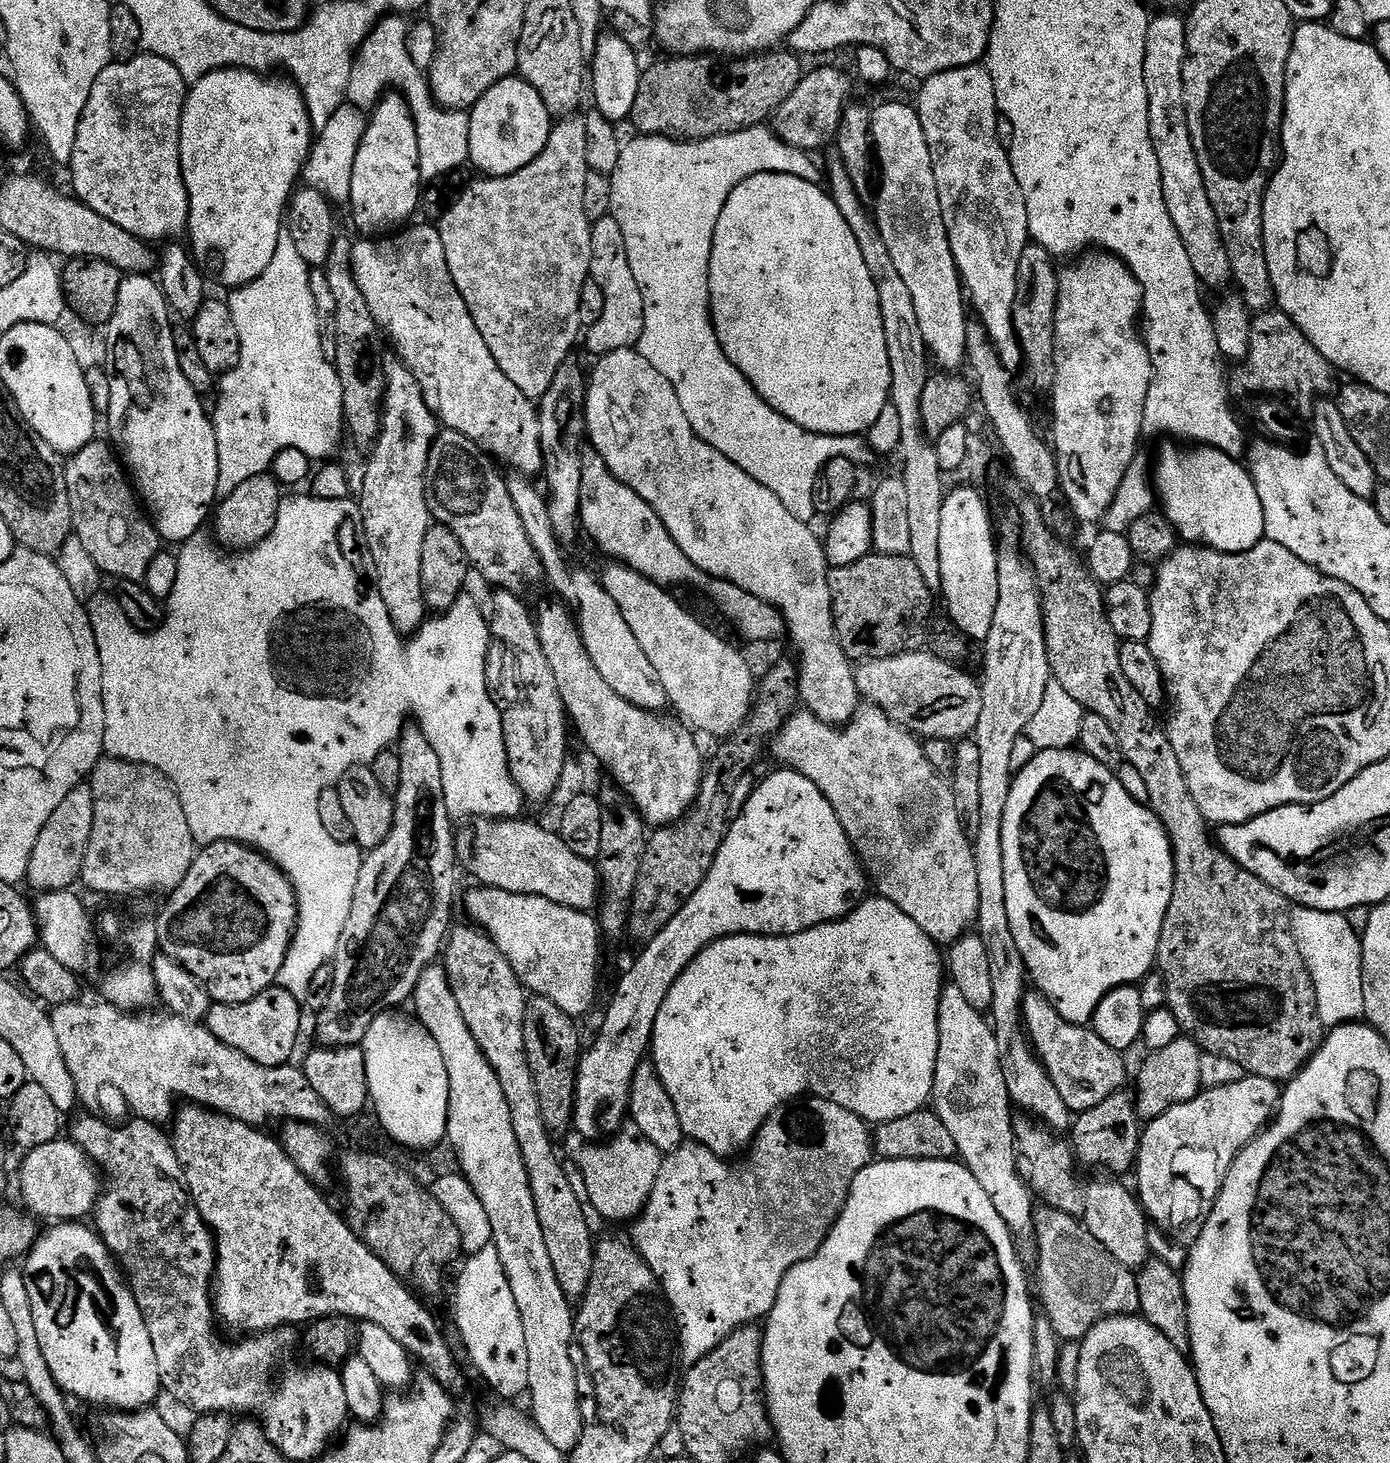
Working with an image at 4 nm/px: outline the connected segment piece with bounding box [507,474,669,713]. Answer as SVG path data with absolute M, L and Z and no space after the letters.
M516 474L507 481L508 494L512 500L512 508L516 516L522 520L522 528L526 530L526 538L530 538L530 546L540 559L543 579L552 583L552 588L557 592L559 599L563 601L569 612L572 613L580 637L584 643L586 654L590 662L594 662L594 670L602 676L606 686L618 694L626 702L638 706L646 712L659 713L669 707L668 695L662 690L658 682L658 674L654 666L650 666L650 658L638 646L638 638L634 638L630 626L626 626L626 618L622 618L622 612L618 606L614 606L614 600L610 594L599 584L595 575L583 572L580 568L571 568L564 557L565 549L555 538L551 529L550 516L547 513L548 502L543 491L536 492L535 483L529 482Z

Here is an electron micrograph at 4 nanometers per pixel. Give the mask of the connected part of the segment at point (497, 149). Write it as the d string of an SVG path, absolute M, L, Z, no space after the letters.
M522 78L500 80L493 88L486 90L486 94L482 94L480 101L473 104L470 109L468 117L468 159L471 167L476 167L480 171L477 173L488 178L514 174L518 170L530 166L530 162L534 162L534 158L538 158L538 154L542 154L553 127L554 117L551 112L546 110L542 98L538 94L538 90L534 90L534 86L530 86Z

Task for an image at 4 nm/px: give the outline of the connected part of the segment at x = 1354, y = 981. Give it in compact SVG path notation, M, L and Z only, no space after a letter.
M1293 907L1290 912L1290 927L1296 949L1310 973L1310 992L1314 997L1314 1011L1321 1025L1339 1026L1359 1021L1364 1015L1362 990L1358 979L1358 961L1360 959L1360 942L1358 932L1352 929L1349 917L1342 912L1323 912L1313 908Z

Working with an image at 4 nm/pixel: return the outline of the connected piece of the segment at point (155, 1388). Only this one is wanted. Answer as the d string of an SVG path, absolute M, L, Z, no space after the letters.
M60 1222L48 1233L37 1239L35 1246L22 1260L22 1271L26 1282L26 1291L30 1294L30 1310L34 1312L34 1330L38 1330L38 1346L42 1346L42 1358L54 1378L54 1382L69 1397L77 1396L88 1404L105 1404L105 1409L119 1410L126 1413L134 1413L144 1409L156 1400L156 1392L161 1391L160 1375L158 1374L158 1358L154 1358L154 1346L150 1342L150 1332L146 1330L146 1322L142 1318L142 1312L138 1302L134 1298L131 1288L126 1283L126 1277L118 1267L115 1256L108 1251L103 1240L91 1227L87 1228L84 1222Z

